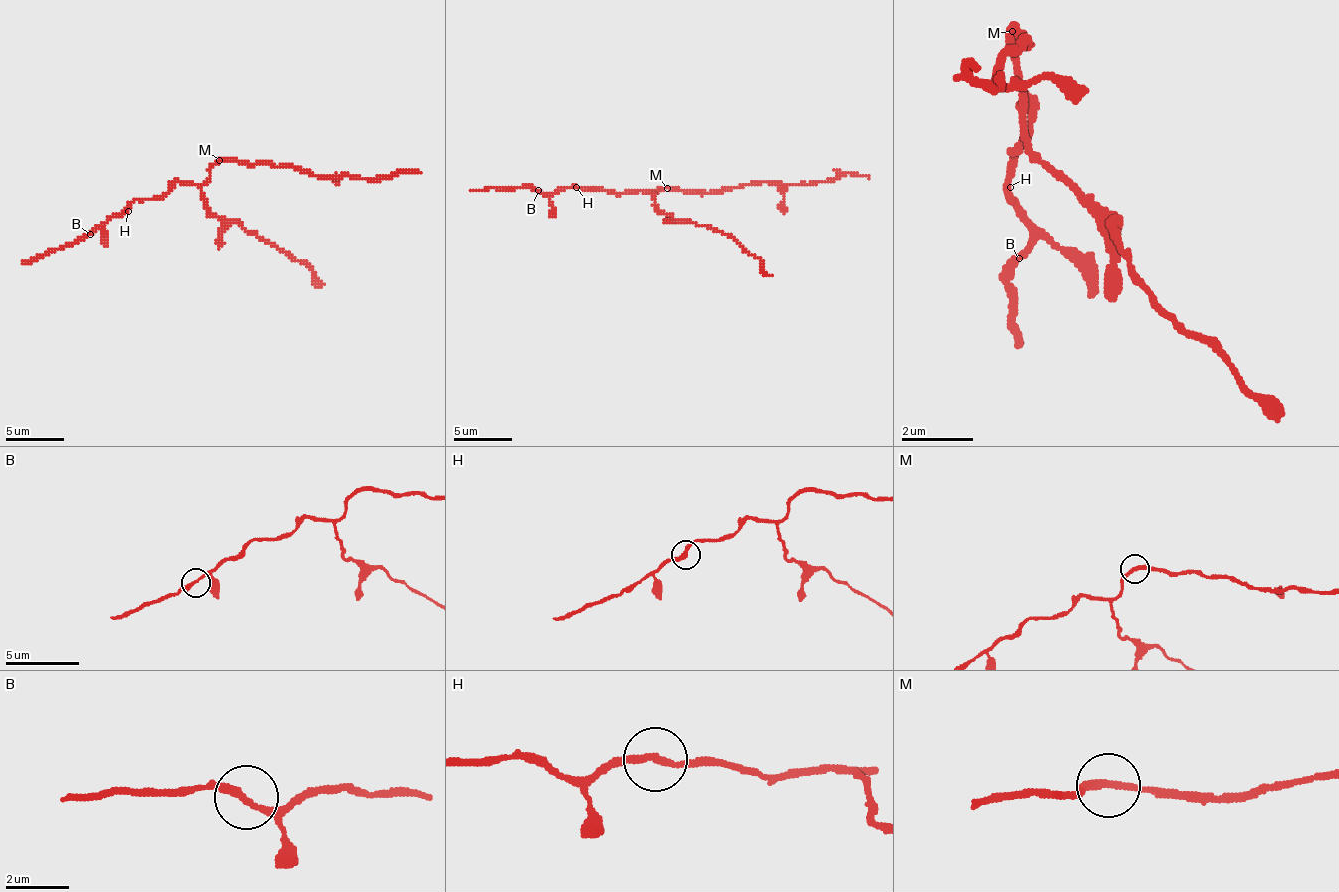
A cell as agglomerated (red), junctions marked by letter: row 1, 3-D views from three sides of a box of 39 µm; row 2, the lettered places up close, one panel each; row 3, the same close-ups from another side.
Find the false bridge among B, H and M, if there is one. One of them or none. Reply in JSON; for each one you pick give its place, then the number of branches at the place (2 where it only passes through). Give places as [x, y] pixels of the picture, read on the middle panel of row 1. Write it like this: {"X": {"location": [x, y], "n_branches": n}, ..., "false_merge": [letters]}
{"false_merge": []}

